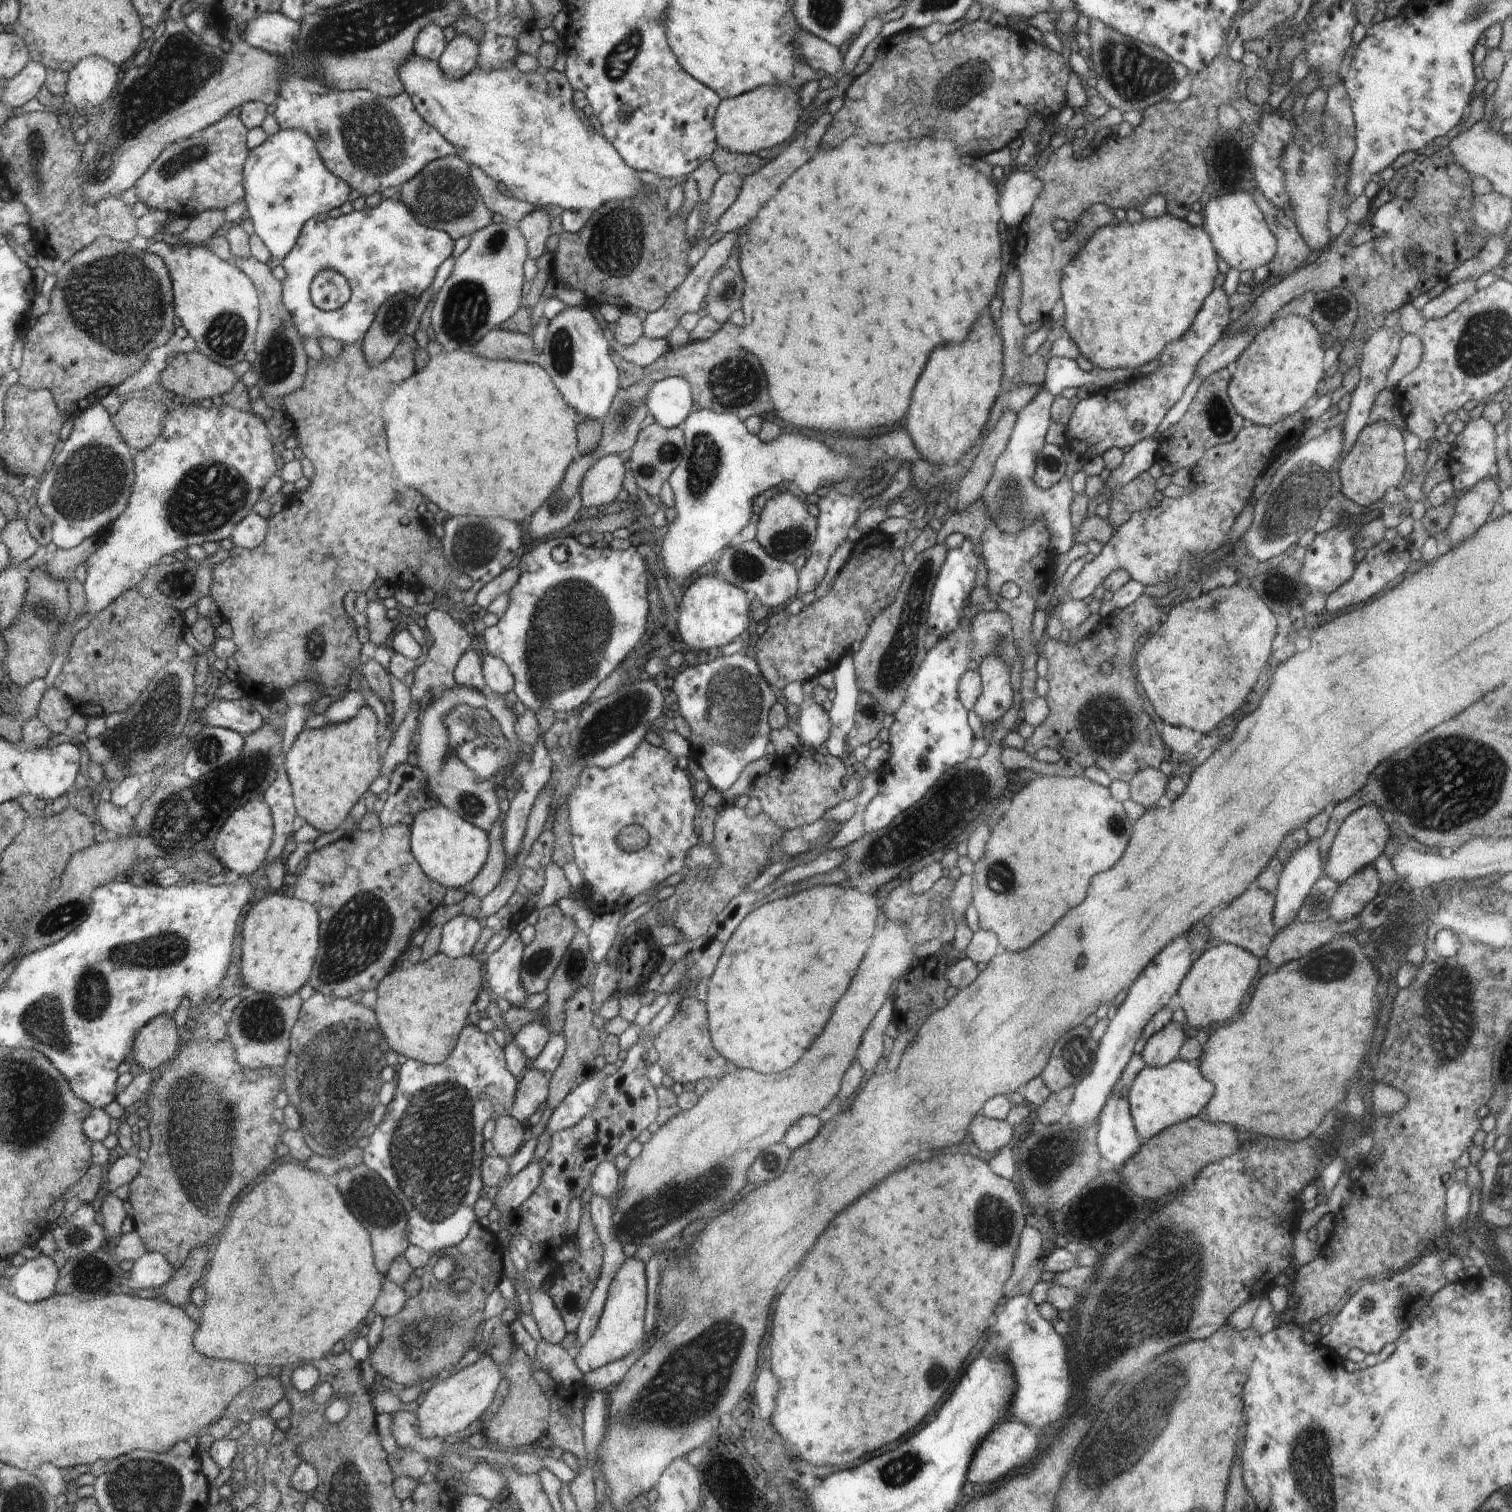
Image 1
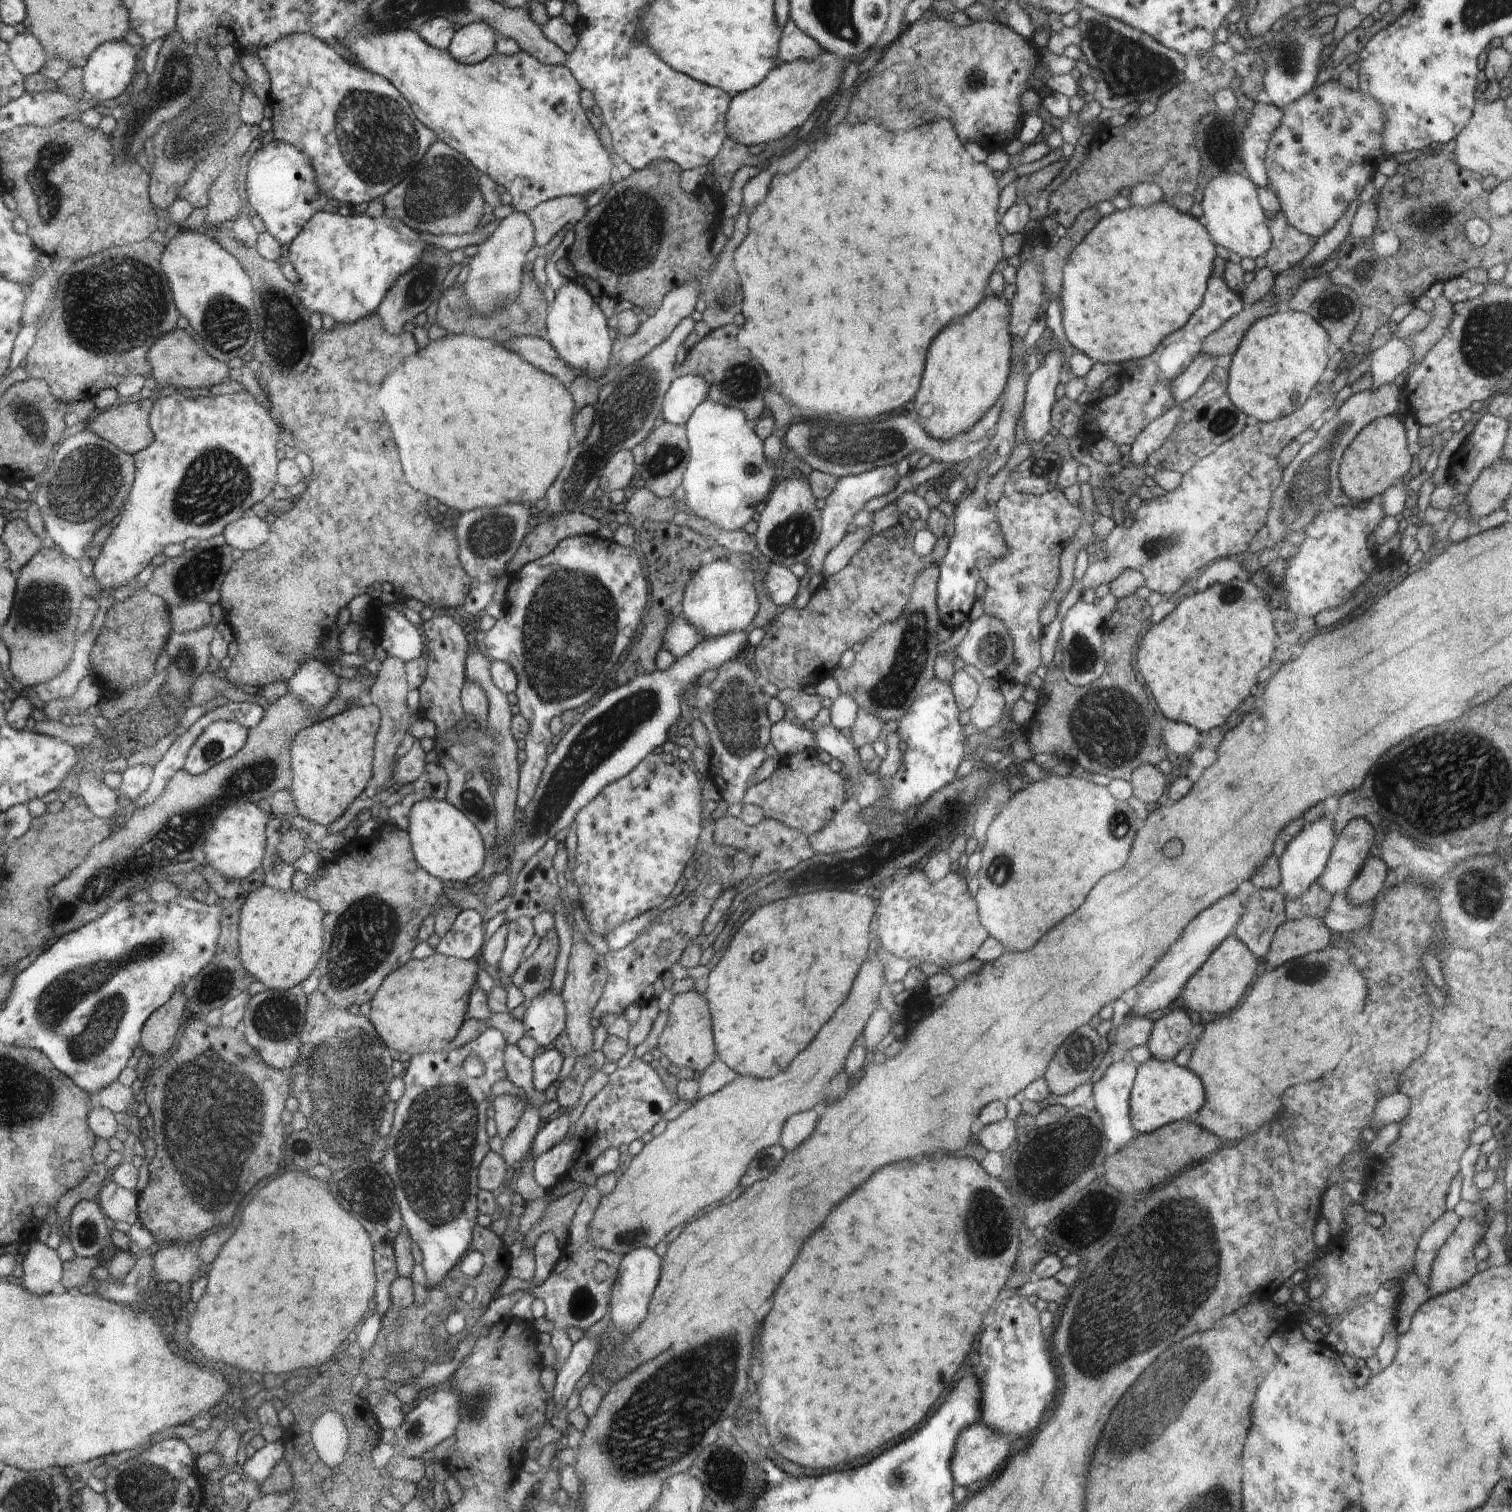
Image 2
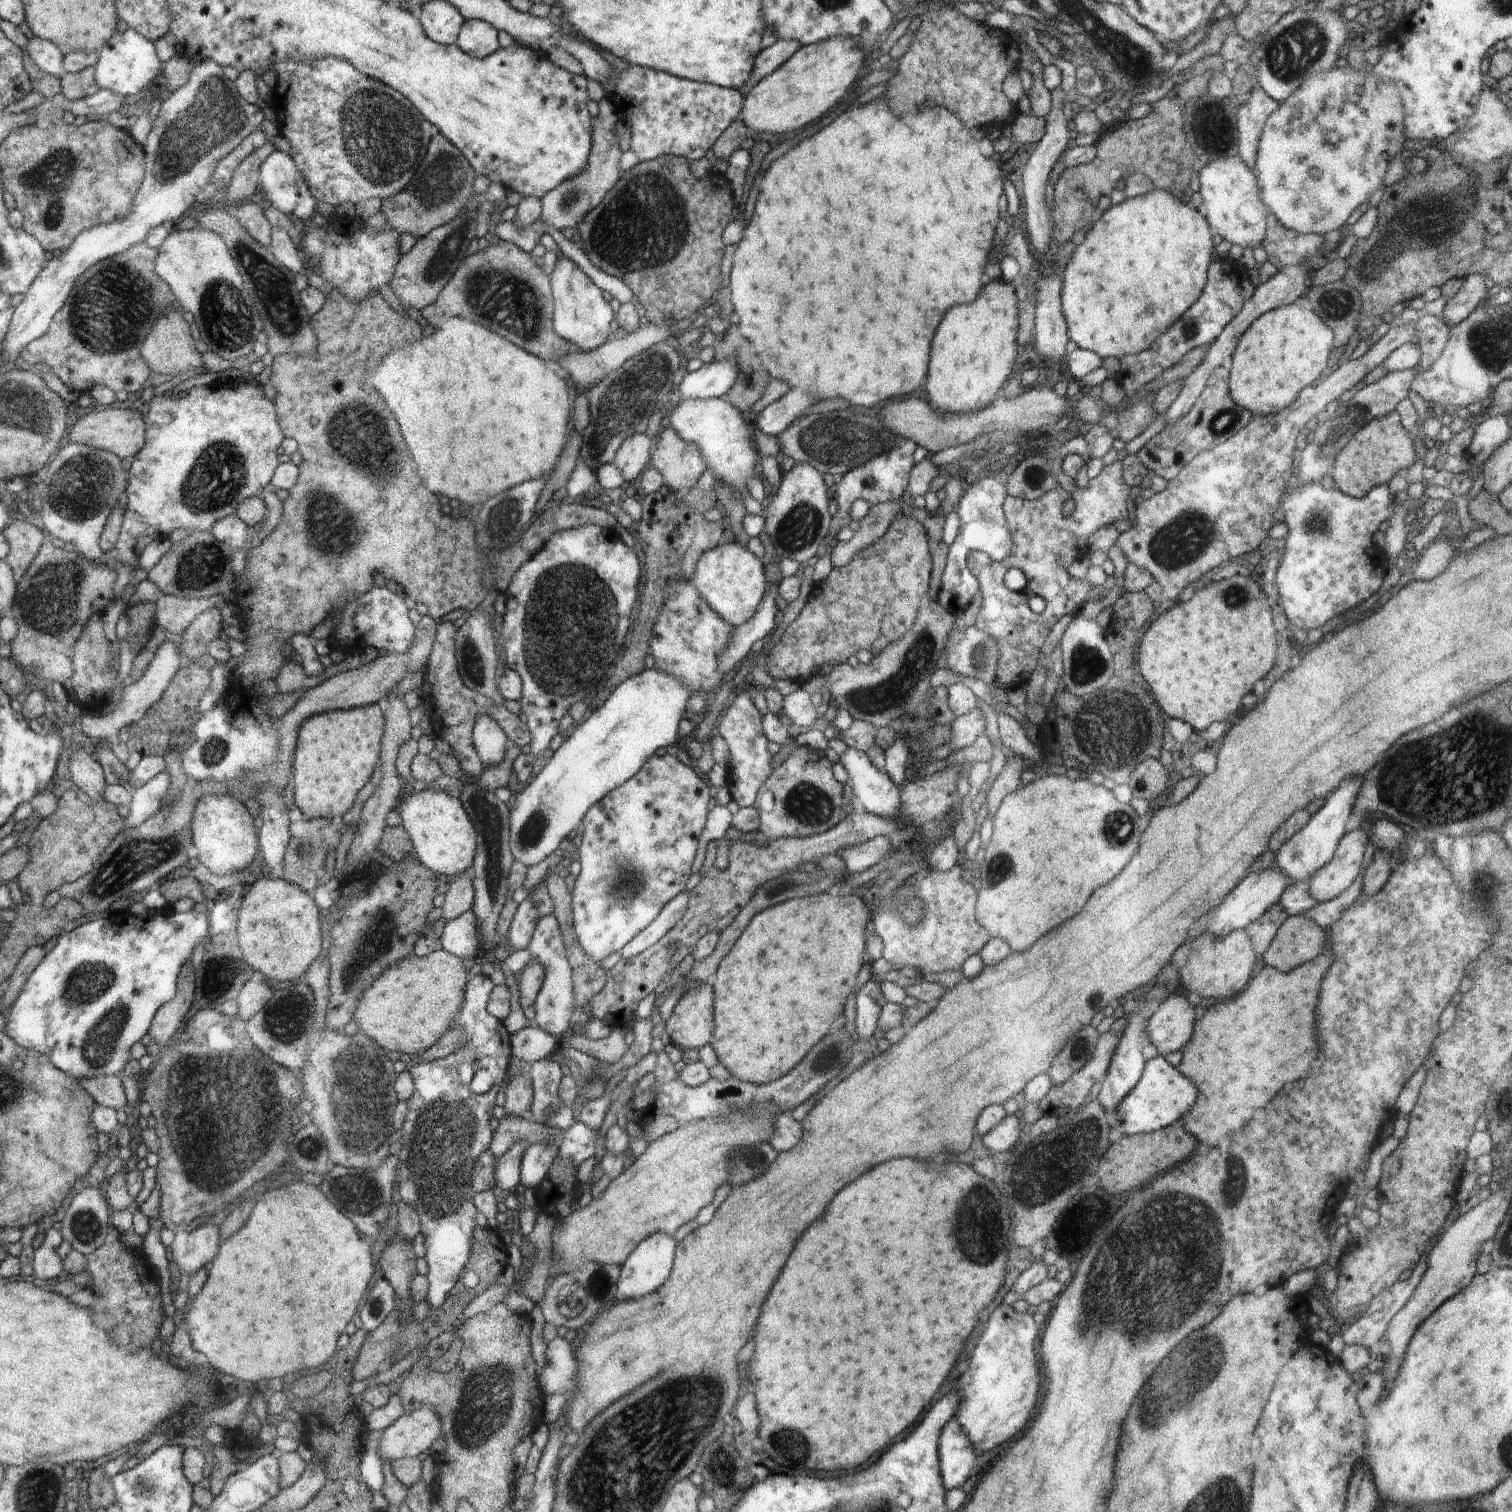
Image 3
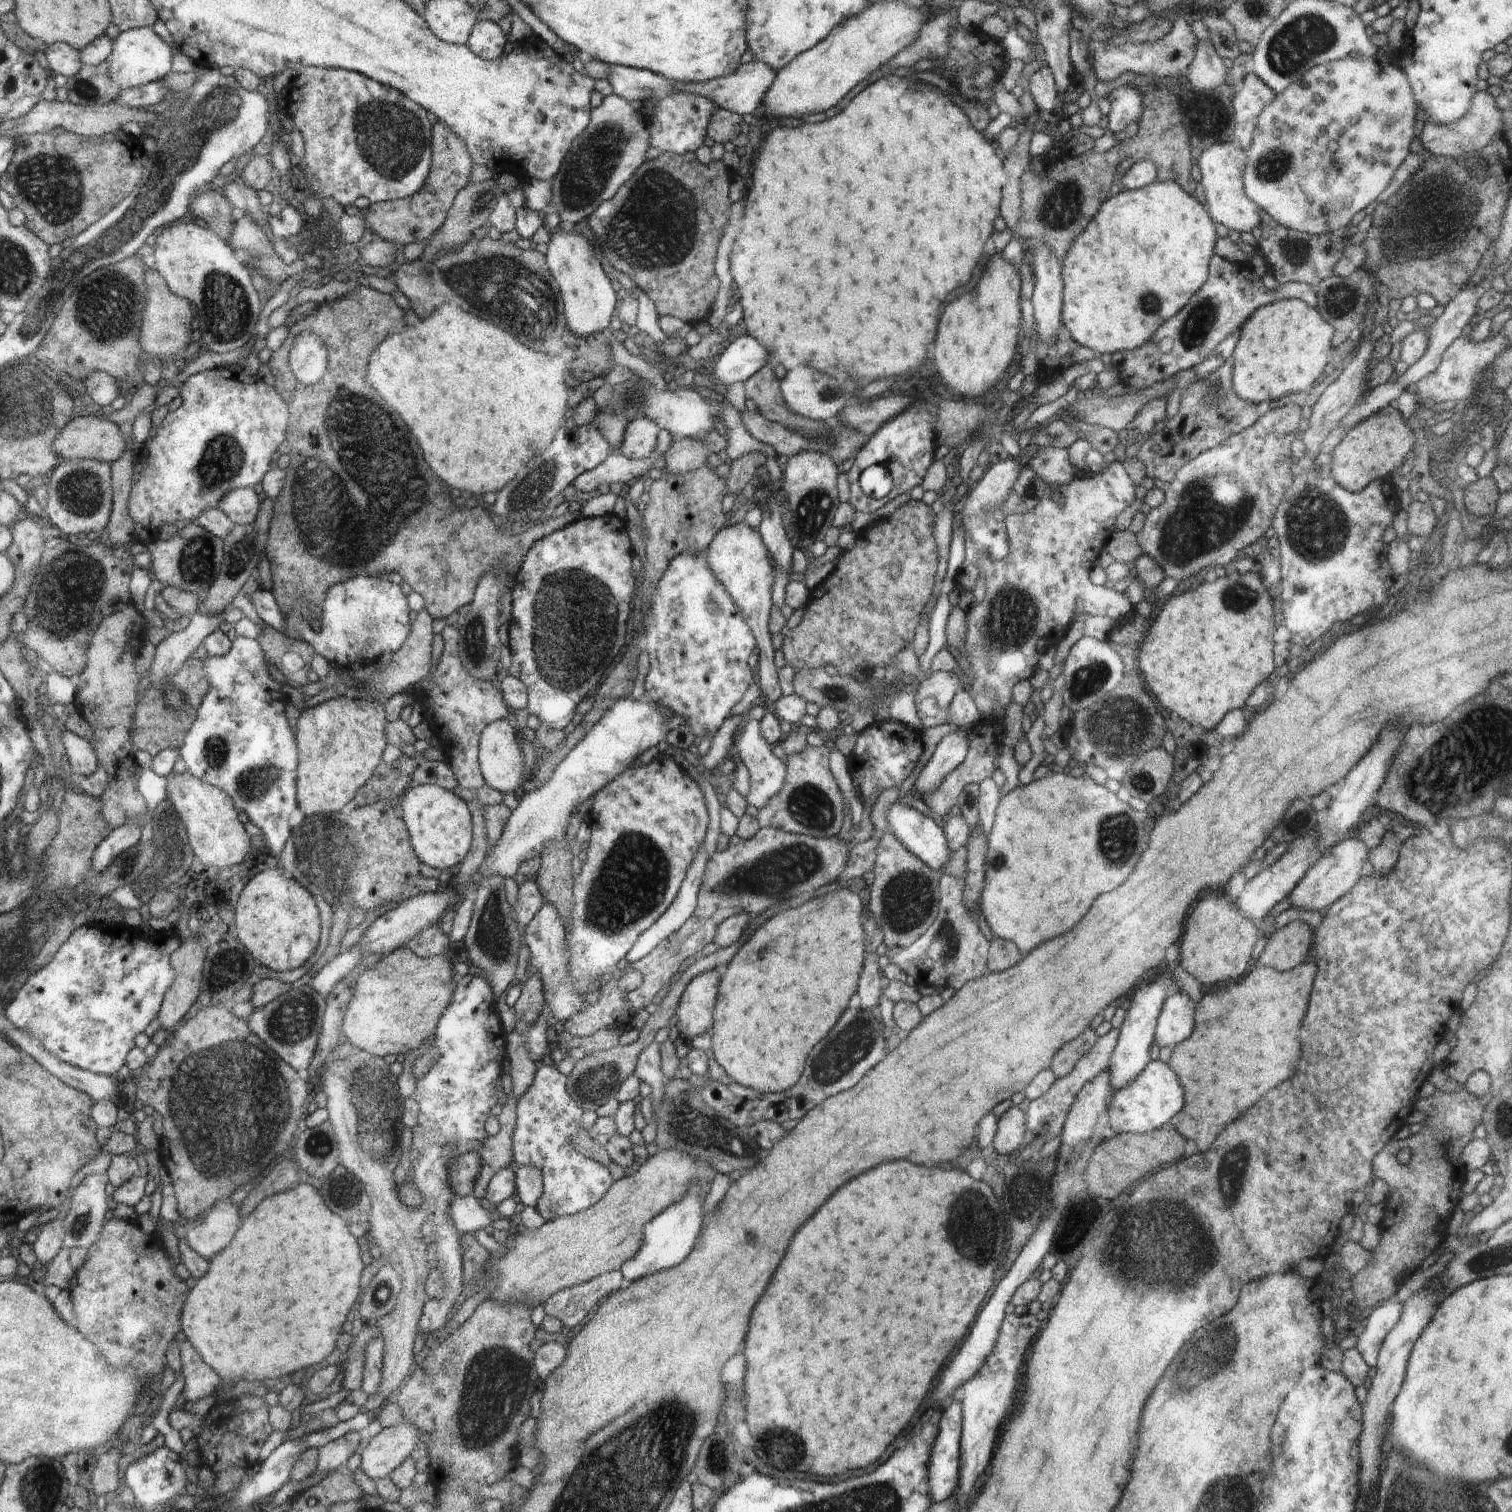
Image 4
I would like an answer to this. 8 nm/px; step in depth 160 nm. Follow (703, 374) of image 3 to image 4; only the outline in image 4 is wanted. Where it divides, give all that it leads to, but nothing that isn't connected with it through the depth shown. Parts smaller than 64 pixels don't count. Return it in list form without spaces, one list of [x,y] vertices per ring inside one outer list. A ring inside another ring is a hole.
[[[748,334],[740,335],[726,344],[722,354],[707,363],[705,374],[715,374],[725,386],[745,382],[768,362],[768,358],[770,352],[764,344]]]

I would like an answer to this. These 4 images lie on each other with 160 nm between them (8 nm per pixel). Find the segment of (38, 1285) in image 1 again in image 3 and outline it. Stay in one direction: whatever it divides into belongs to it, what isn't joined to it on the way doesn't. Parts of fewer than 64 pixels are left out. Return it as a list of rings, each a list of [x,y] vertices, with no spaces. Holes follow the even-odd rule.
[[[52,1227],[46,1232],[44,1244],[34,1253],[34,1279],[42,1284],[51,1284],[65,1276],[63,1261],[58,1249],[63,1236]]]

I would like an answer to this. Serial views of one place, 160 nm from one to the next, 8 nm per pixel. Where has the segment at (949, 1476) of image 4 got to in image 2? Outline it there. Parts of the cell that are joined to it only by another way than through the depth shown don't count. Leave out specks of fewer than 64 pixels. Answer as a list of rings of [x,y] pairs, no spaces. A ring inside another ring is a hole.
[[[984,1424],[966,1427],[957,1440],[958,1452],[953,1452],[955,1482],[958,1480],[958,1486],[968,1486],[996,1474],[1010,1456],[1010,1444],[1010,1436]]]

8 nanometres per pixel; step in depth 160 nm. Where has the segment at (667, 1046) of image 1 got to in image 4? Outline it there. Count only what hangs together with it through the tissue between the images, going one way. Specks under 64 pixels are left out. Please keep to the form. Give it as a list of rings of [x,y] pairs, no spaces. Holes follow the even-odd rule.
[[[718,969],[707,970],[691,980],[682,993],[676,1011],[676,1027],[680,1036],[689,1043],[704,1030],[712,1028],[716,996],[720,996],[718,982],[721,982]]]

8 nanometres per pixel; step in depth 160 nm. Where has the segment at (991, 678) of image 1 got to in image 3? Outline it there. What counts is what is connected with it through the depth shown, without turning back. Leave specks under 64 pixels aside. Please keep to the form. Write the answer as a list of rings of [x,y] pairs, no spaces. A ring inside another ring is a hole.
[[[978,708],[968,714],[956,717],[950,724],[950,738],[945,744],[950,744],[955,750],[969,747],[980,733],[985,732],[985,720]]]

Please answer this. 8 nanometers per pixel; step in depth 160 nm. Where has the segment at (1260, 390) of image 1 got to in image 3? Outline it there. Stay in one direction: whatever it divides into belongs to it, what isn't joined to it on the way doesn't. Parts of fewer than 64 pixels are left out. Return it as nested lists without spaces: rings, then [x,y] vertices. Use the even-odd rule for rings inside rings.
[[[1292,303],[1273,308],[1254,319],[1250,328],[1240,337],[1232,357],[1229,391],[1233,401],[1242,408],[1258,415],[1276,415],[1298,398],[1298,393],[1308,385],[1314,385],[1327,367],[1334,346],[1335,334],[1312,310]]]

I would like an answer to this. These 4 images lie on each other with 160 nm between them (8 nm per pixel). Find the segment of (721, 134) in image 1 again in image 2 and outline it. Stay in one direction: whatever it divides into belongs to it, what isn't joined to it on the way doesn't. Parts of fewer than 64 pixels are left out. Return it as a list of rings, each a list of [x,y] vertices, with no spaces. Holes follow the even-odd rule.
[[[826,52],[813,61],[795,60],[778,64],[756,87],[733,96],[726,115],[728,138],[750,147],[778,140],[794,128],[800,128],[814,108],[831,97],[830,94],[839,86],[840,72],[844,64],[848,67],[848,62],[850,60],[846,57]]]

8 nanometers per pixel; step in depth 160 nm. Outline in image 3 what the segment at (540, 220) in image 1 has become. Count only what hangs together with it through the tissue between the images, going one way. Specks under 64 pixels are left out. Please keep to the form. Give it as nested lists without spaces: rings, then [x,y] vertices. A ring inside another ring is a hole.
[[[602,97],[599,102],[599,113],[595,117],[597,120],[593,136],[592,152],[590,152],[588,167],[581,174],[571,176],[562,182],[560,186],[548,192],[541,199],[541,217],[543,221],[558,230],[572,228],[580,220],[584,219],[593,207],[597,207],[601,200],[616,186],[621,178],[619,165],[620,156],[623,154],[618,146],[618,137],[615,133],[616,122],[620,119],[616,106],[608,97]]]

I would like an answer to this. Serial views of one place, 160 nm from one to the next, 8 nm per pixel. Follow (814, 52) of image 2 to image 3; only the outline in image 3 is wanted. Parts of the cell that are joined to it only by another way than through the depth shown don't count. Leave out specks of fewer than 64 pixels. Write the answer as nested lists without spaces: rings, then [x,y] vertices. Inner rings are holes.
[[[776,41],[757,56],[757,62],[750,80],[737,91],[741,94],[744,102],[747,94],[754,88],[754,85],[766,78],[774,69],[784,64],[802,45],[796,41]]]

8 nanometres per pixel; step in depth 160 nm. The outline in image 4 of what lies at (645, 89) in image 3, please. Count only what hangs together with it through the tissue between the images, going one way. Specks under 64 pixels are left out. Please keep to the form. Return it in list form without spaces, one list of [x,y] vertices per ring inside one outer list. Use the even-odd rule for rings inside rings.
[[[678,93],[652,101],[652,116],[645,118],[646,124],[649,125],[651,147],[658,148],[662,153],[670,151],[684,154],[696,152],[704,144],[710,120],[718,108],[716,102],[692,93]]]

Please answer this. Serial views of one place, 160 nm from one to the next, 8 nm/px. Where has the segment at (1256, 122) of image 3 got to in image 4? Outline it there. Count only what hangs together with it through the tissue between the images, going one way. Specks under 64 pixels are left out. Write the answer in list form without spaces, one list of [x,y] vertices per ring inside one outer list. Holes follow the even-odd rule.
[[[1253,72],[1243,78],[1233,99],[1235,143],[1246,150],[1253,139],[1254,127],[1262,109],[1275,99],[1276,93]]]

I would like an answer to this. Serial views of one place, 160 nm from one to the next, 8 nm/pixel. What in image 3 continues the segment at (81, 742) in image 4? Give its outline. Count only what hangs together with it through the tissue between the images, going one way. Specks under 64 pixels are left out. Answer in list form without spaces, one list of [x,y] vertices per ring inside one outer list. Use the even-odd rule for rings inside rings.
[[[83,746],[74,748],[72,752],[71,759],[69,760],[69,768],[75,786],[81,791],[86,792],[91,799],[102,798],[101,792],[106,786],[106,782],[103,777],[101,764],[96,760],[95,756],[91,755]]]

